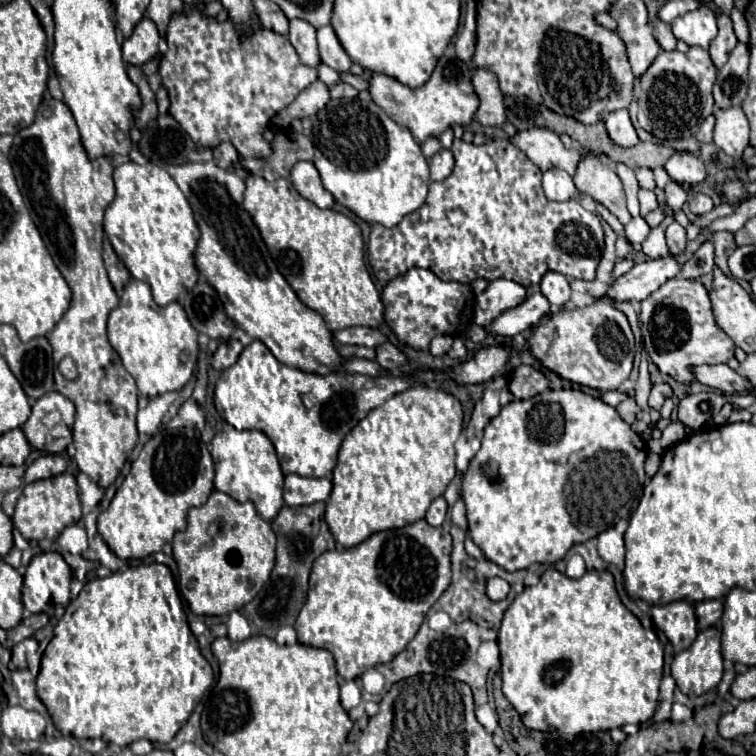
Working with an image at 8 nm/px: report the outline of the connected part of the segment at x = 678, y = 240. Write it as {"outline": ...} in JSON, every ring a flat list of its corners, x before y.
{"outline":[[672,222,666,228,666,242,668,242,668,248,670,248,672,256,682,256,684,250,686,250,686,244,688,244,686,230,678,222]]}

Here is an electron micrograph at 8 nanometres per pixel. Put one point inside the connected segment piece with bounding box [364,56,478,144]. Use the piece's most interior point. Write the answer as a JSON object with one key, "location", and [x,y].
{"location":[448,98]}

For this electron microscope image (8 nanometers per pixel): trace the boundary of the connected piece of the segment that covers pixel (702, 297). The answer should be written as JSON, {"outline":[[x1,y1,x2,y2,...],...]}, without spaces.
{"outline":[[668,280,640,302,640,320,648,356,662,374,670,374,678,382,688,384,694,380,688,366,720,364,734,358,734,342,716,326,708,290,696,280]]}

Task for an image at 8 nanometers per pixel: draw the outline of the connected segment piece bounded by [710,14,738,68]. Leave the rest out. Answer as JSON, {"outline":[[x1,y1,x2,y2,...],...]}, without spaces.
{"outline":[[726,14,718,16,718,36,710,42,710,56,716,68,722,68,728,60,728,54,736,46,736,36,732,30,732,20]]}

